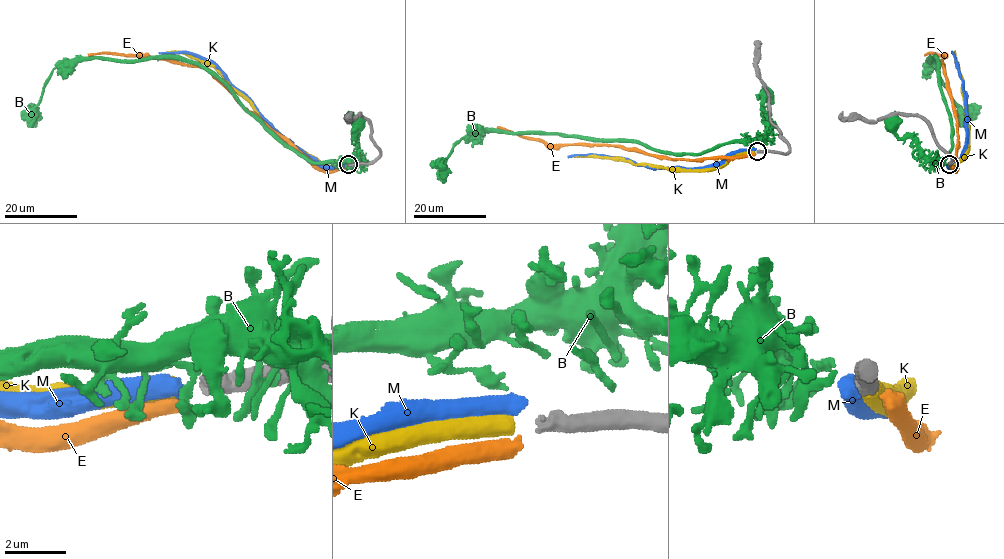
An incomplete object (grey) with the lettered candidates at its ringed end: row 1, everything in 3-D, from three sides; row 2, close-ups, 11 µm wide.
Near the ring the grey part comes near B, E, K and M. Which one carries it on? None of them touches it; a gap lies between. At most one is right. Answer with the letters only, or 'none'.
K

